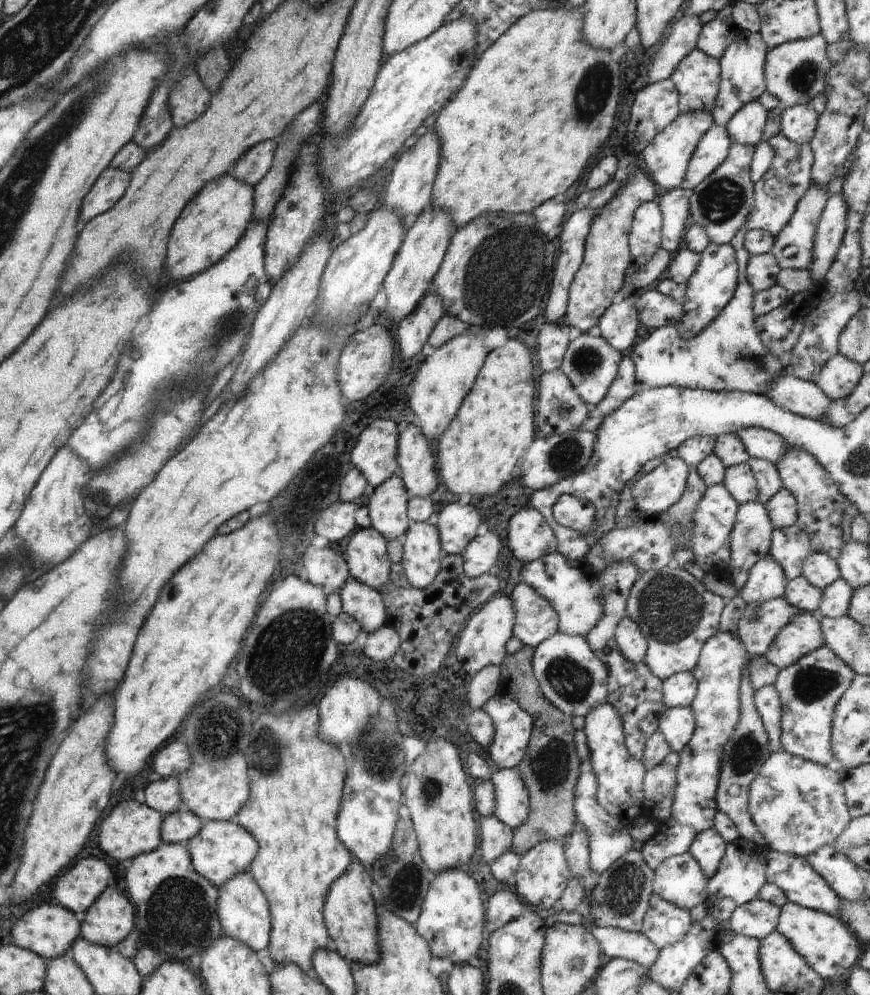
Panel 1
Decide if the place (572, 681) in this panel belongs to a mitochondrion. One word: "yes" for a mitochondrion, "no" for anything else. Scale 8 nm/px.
yes

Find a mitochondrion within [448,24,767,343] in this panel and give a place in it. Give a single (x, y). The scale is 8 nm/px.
(591, 95)

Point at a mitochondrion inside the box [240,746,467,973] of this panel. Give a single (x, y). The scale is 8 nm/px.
(403, 890)

